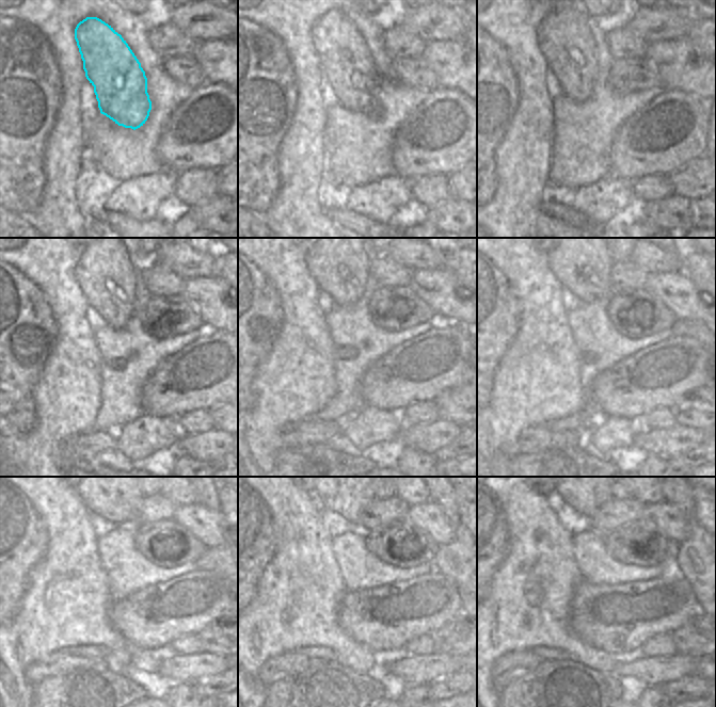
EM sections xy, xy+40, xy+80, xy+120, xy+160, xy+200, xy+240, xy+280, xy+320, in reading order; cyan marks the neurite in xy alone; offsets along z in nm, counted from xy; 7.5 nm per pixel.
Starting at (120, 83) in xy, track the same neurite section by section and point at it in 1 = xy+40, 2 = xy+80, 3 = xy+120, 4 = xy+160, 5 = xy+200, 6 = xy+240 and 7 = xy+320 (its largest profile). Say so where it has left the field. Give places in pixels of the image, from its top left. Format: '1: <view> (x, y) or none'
1: xy+40 (346, 60)
2: xy+80 (579, 34)
3: xy+120 (105, 272)
4: xy+160 (338, 262)
5: xy+200 (581, 261)
6: xy+240 (115, 498)
7: xy+320 (586, 498)

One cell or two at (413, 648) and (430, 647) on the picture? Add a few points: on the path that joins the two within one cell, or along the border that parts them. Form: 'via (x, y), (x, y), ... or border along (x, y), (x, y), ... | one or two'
via (417, 647), (426, 647) | one

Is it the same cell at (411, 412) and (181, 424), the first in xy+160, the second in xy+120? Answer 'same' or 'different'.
same

